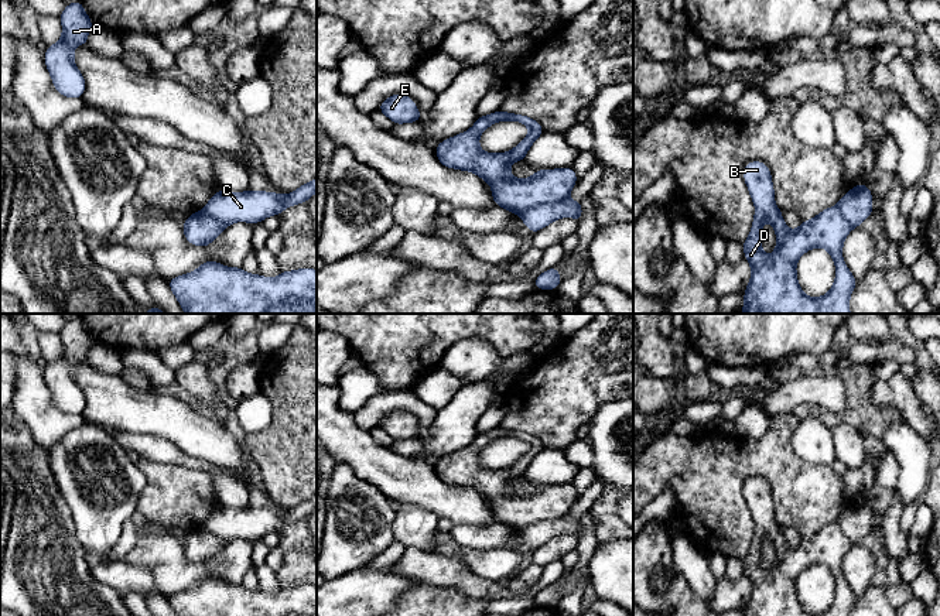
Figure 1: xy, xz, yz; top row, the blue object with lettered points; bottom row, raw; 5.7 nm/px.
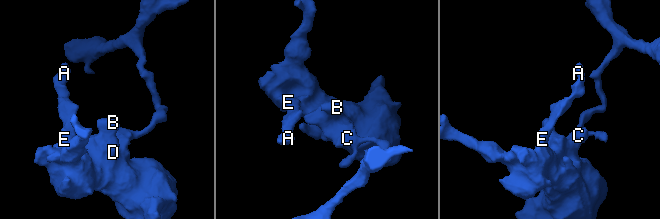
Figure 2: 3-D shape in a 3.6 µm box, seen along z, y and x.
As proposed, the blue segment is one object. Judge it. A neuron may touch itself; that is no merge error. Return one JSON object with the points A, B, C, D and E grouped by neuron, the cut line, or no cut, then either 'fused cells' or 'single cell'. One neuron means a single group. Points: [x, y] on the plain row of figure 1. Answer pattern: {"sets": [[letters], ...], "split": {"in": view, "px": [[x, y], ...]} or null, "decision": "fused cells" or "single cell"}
{"sets": [["A", "B", "D", "E"], ["C"]], "split": {"in": "xz", "px": [[566, 513], [535, 522], [520, 531]]}, "decision": "fused cells"}

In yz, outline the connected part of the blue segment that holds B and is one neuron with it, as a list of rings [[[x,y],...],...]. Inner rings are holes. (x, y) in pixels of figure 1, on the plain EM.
[[[749,478],[744,496],[755,521],[755,533],[748,555],[742,559],[751,581],[751,598],[744,616],[850,616],[857,596],[842,575],[842,561],[854,545],[838,523],[830,523],[817,533],[790,547],[775,520],[775,506],[769,483],[763,478]],[[768,537],[776,550],[776,565],[770,572],[762,568],[762,541]],[[814,564],[826,565],[835,581],[831,606],[813,615],[799,602],[796,581]]]

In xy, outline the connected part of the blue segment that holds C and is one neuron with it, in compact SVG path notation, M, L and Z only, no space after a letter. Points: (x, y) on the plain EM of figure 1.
M317 493L288 511L252 506L246 509L218 506L202 527L226 541L260 540L267 533L278 533L286 524L305 520L315 509Z

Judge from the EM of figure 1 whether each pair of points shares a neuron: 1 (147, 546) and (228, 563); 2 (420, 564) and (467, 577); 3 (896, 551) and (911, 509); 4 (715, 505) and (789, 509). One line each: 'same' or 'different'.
1: same
2: same
3: different
4: same

